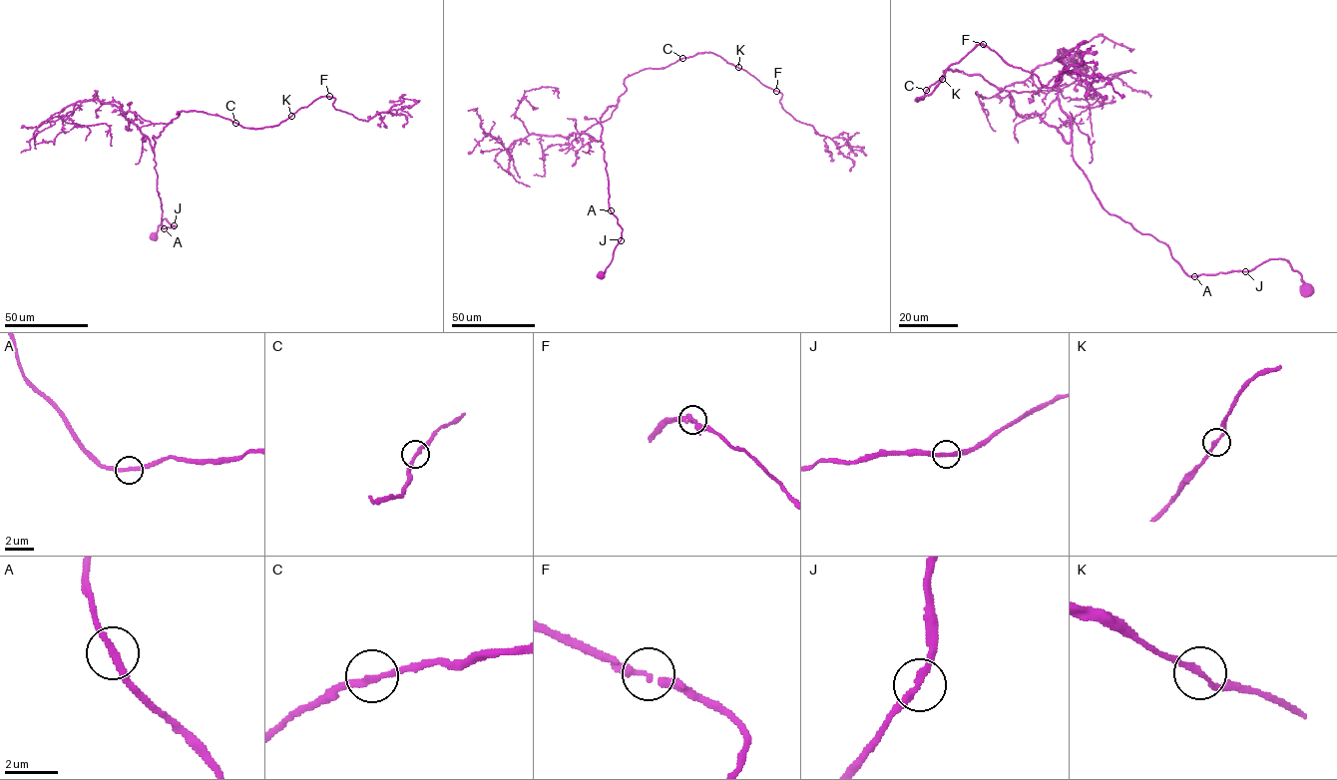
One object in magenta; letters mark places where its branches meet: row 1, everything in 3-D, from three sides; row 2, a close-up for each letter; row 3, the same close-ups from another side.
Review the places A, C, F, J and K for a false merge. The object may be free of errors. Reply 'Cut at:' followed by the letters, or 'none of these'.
Cut at: none of these

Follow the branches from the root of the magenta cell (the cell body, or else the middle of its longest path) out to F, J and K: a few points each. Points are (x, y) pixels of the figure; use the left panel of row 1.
F: (153, 234), (164, 218), (175, 226), (162, 227), (153, 136), (177, 112), (200, 111), (262, 128), (329, 96)
J: (153, 234), (164, 218), (174, 225)
K: (153, 234), (164, 218), (175, 226), (162, 227), (153, 136), (177, 112), (217, 115), (255, 129), (291, 116)

